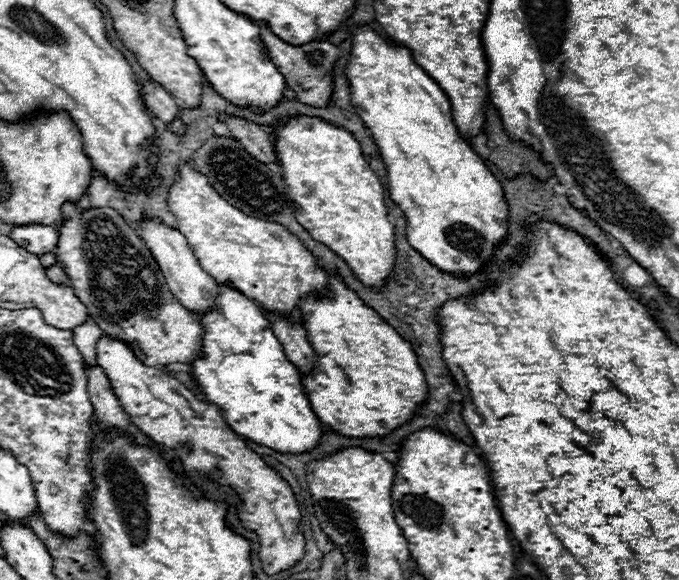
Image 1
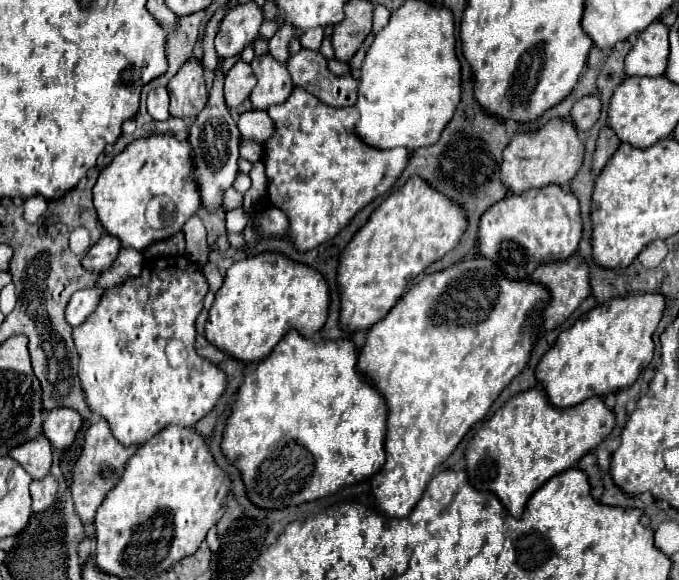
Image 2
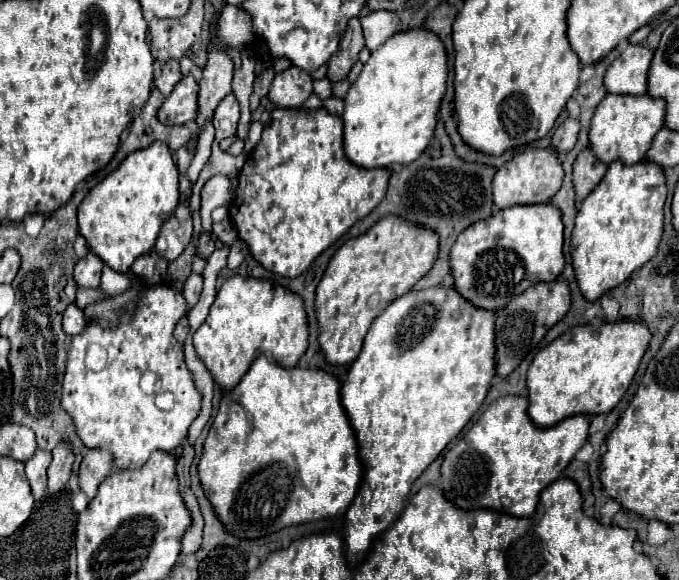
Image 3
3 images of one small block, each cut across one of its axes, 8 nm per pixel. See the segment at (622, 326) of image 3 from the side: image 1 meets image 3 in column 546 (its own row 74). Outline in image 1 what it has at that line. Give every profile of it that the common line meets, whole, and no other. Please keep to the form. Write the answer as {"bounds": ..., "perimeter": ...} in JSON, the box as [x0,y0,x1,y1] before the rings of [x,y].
{"bounds":[344,26,508,274],"perimeter":[[[370,26],[352,30],[352,52],[344,74],[350,84],[350,98],[356,114],[370,130],[382,162],[388,172],[388,194],[404,210],[408,222],[408,242],[426,260],[444,272],[472,274],[492,256],[494,246],[506,240],[508,208],[502,188],[484,160],[460,136],[446,94],[442,88],[412,60],[412,52],[378,36]]]}

